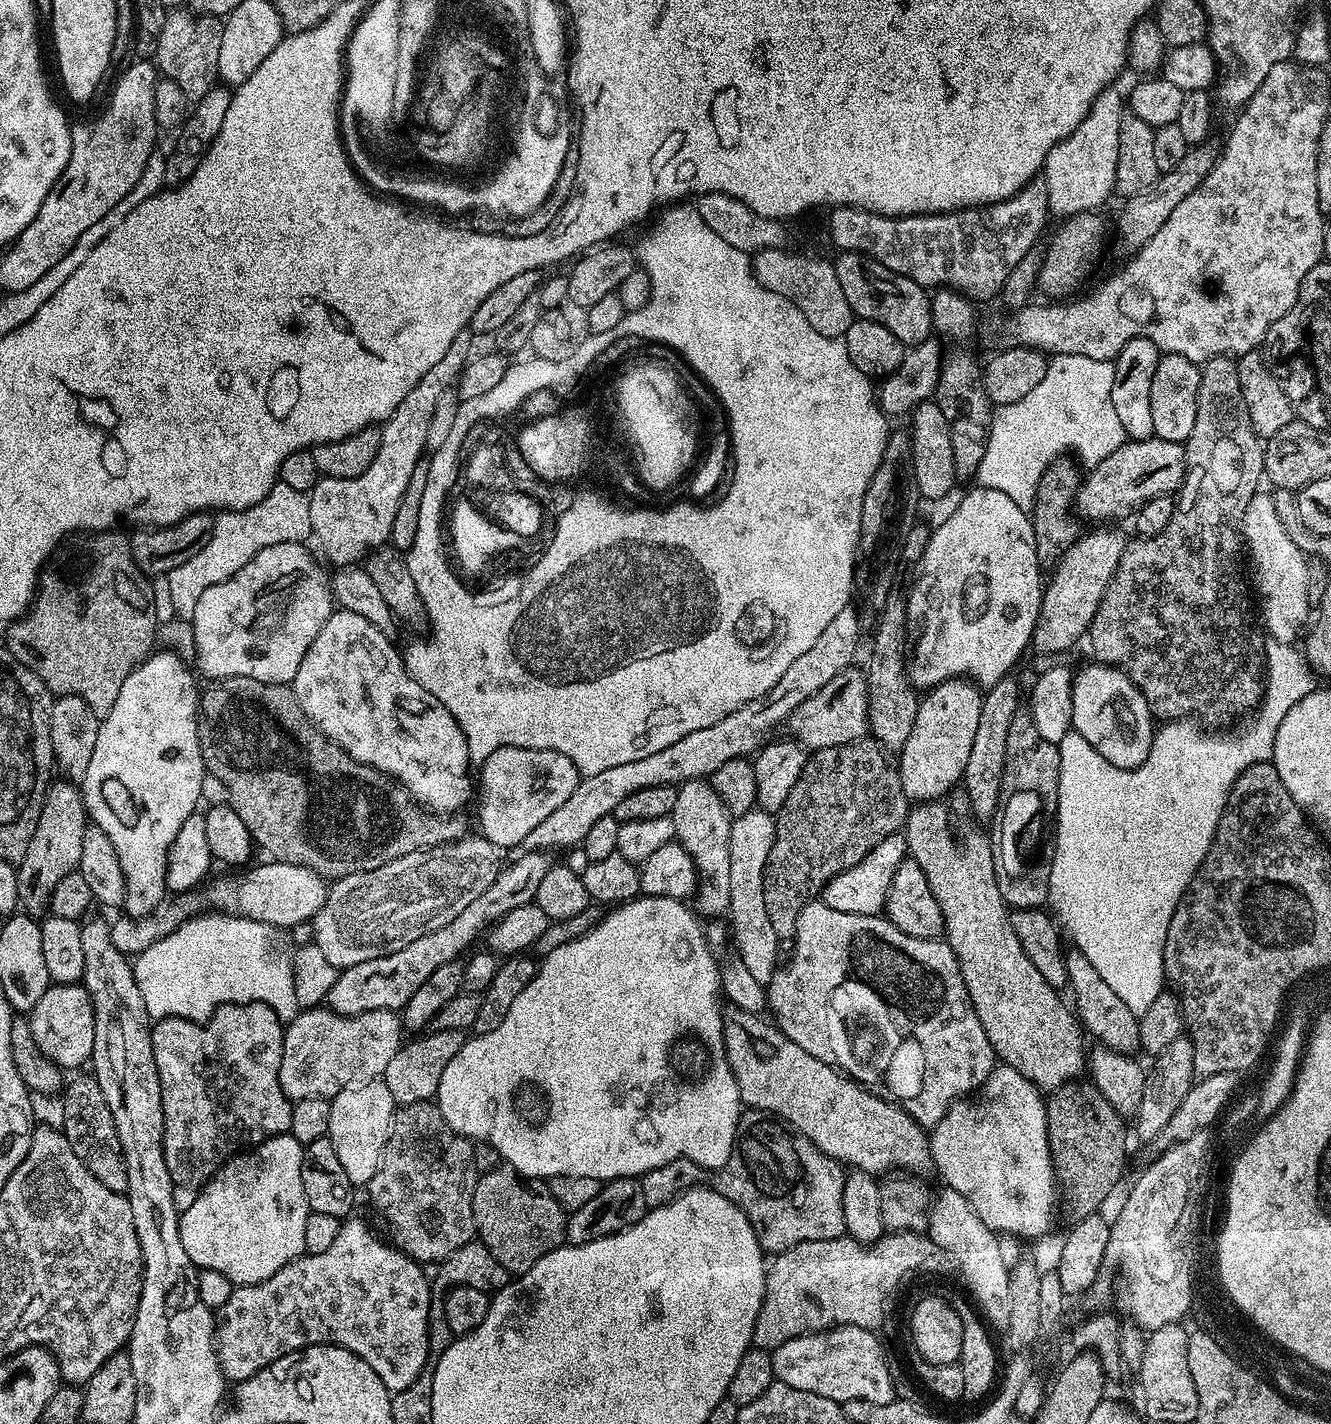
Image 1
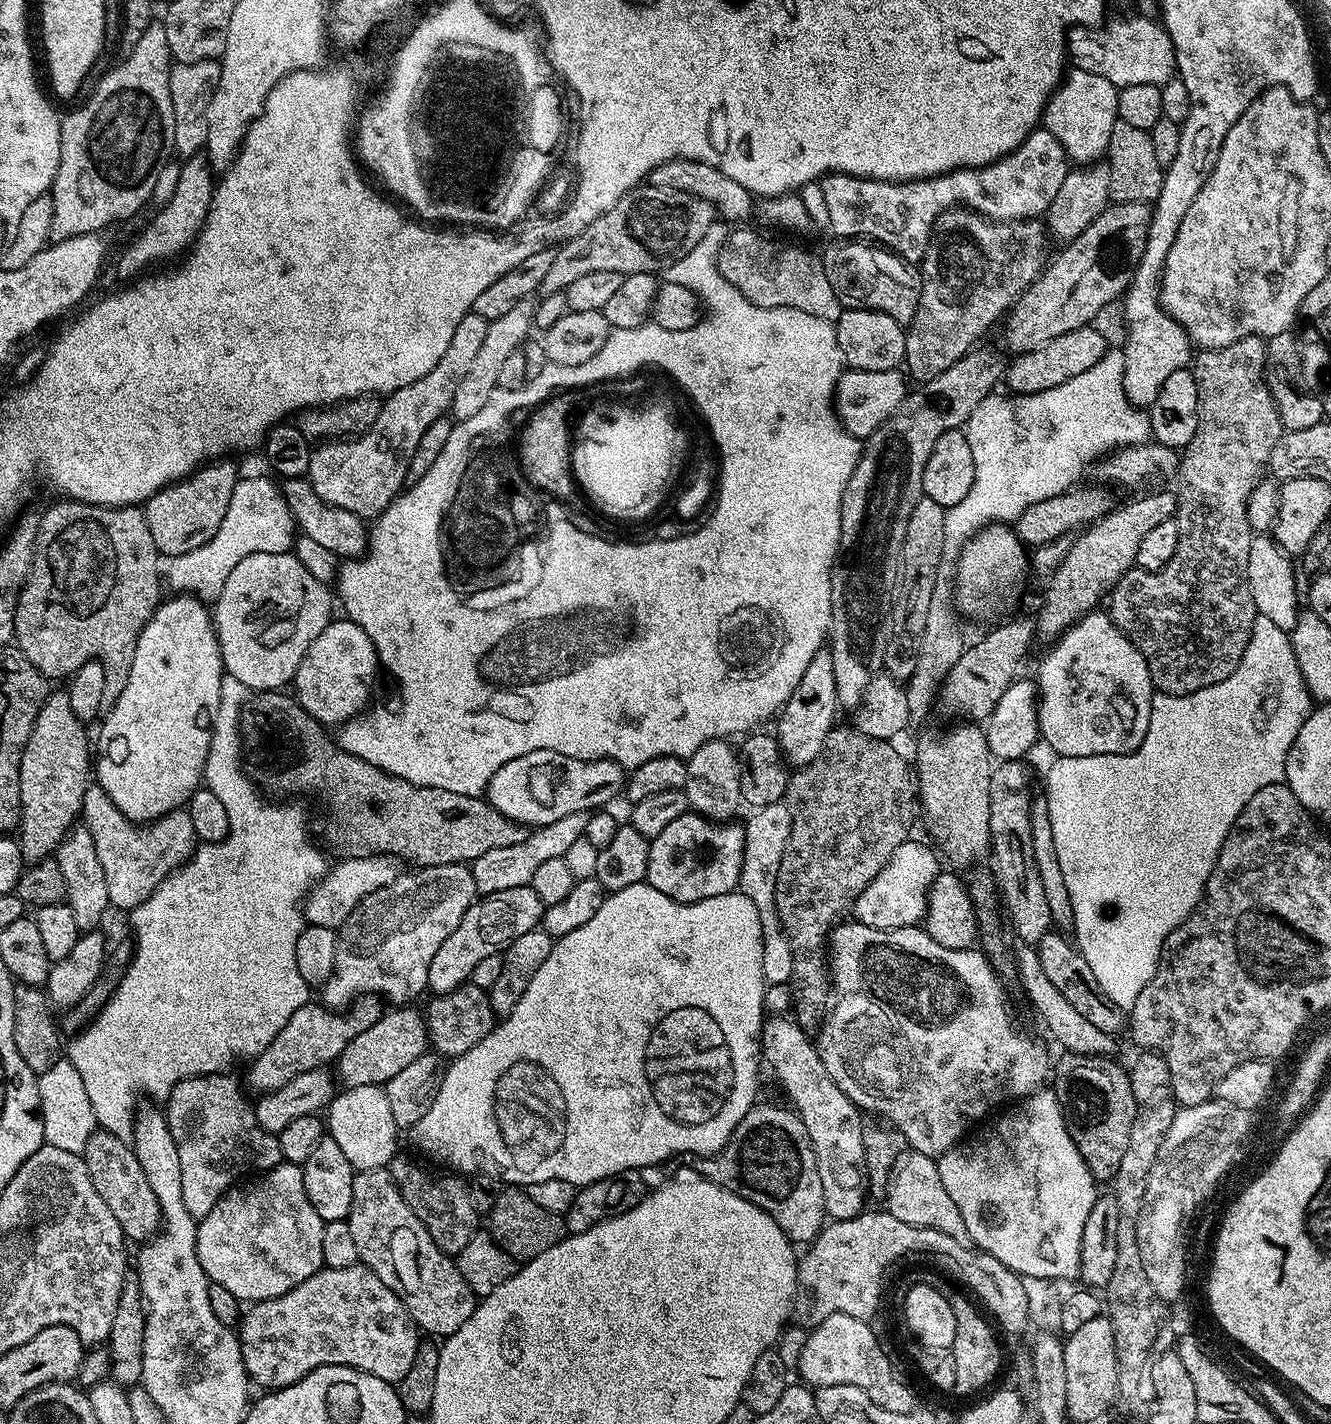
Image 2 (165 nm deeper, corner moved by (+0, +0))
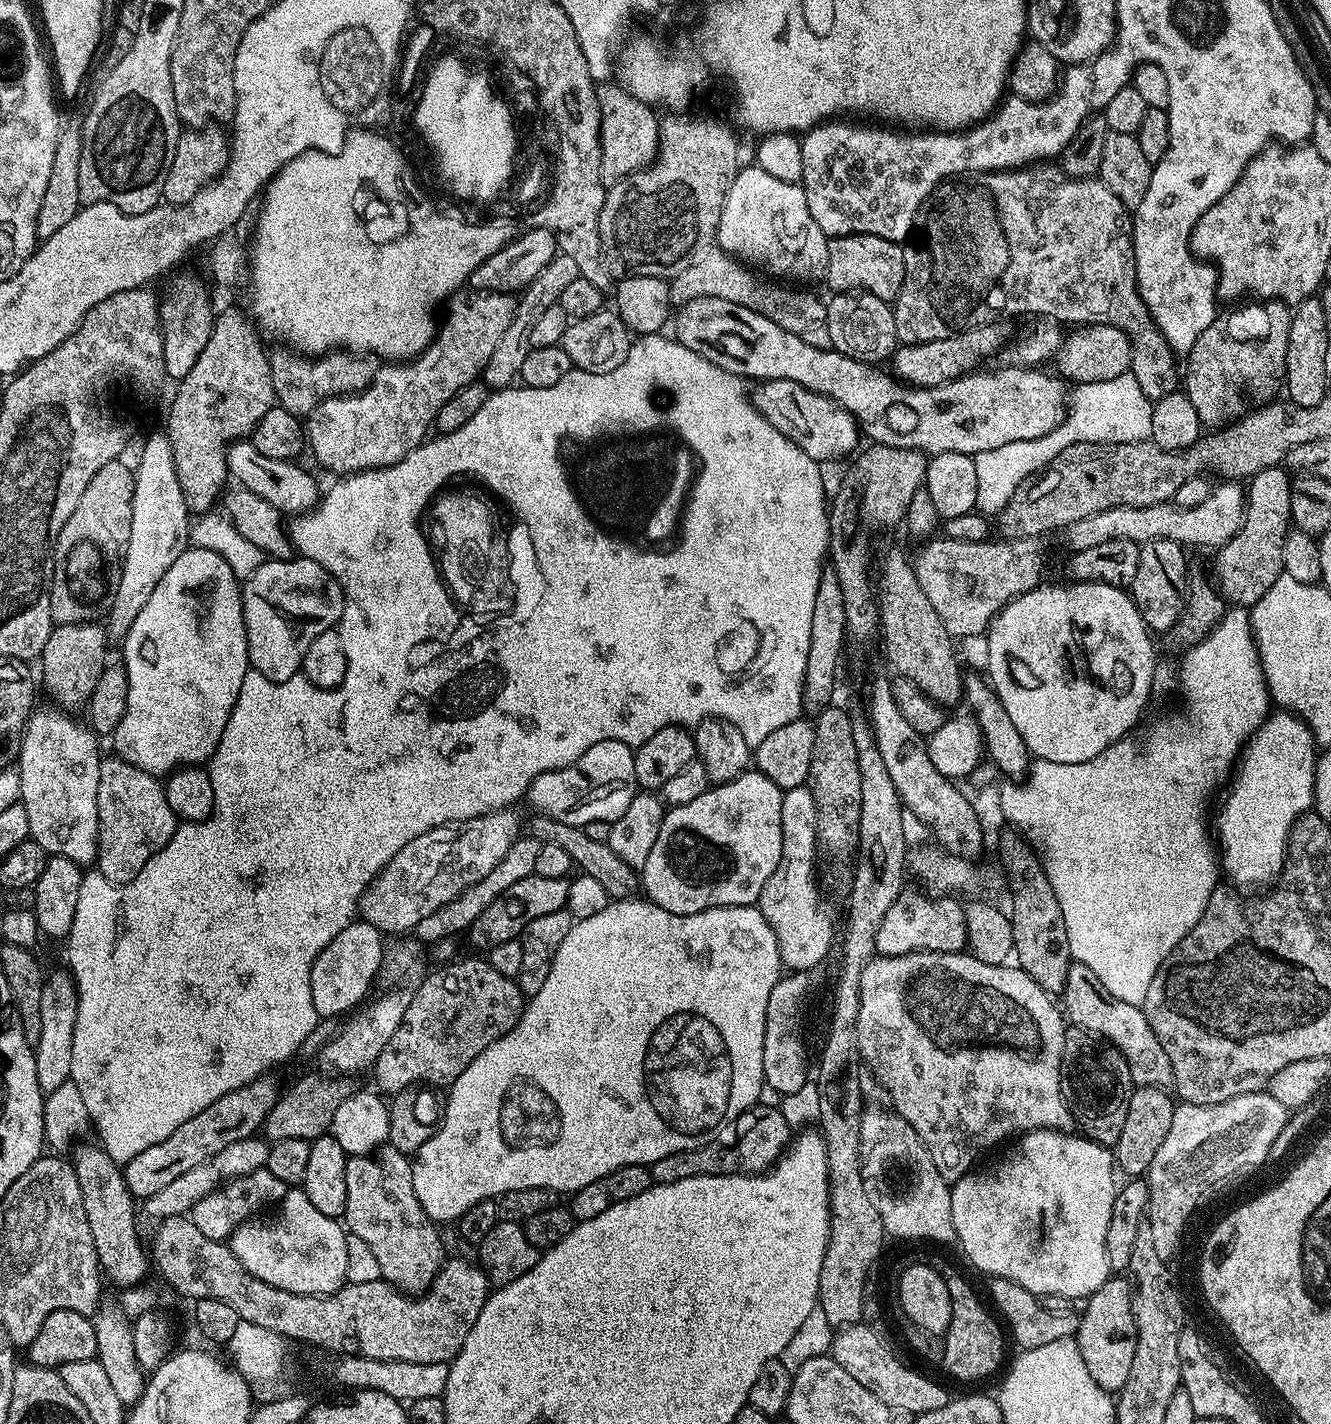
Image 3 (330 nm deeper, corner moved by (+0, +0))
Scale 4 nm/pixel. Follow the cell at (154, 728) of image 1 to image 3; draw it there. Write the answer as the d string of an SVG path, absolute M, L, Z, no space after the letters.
M191 546L185 548L184 553L178 558L178 562L174 562L174 566L170 566L170 570L166 570L166 574L162 574L162 582L158 582L158 586L154 586L154 594L150 594L150 602L146 602L146 606L142 606L138 618L134 618L134 626L130 626L128 633L122 637L122 644L124 644L122 666L128 675L128 705L126 714L114 733L115 755L128 764L133 764L138 770L149 772L157 778L167 777L185 766L200 766L210 761L222 738L222 730L226 730L226 722L230 722L230 714L238 702L238 690L242 690L242 678L246 678L246 674L250 670L246 626L244 625L242 584L234 574L234 570L230 570L226 560L220 554L214 554L212 550Z

